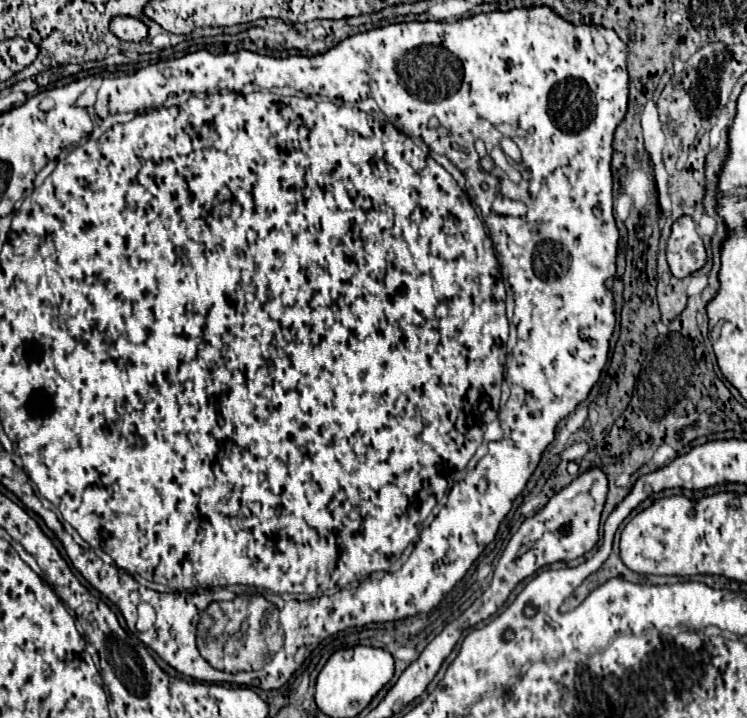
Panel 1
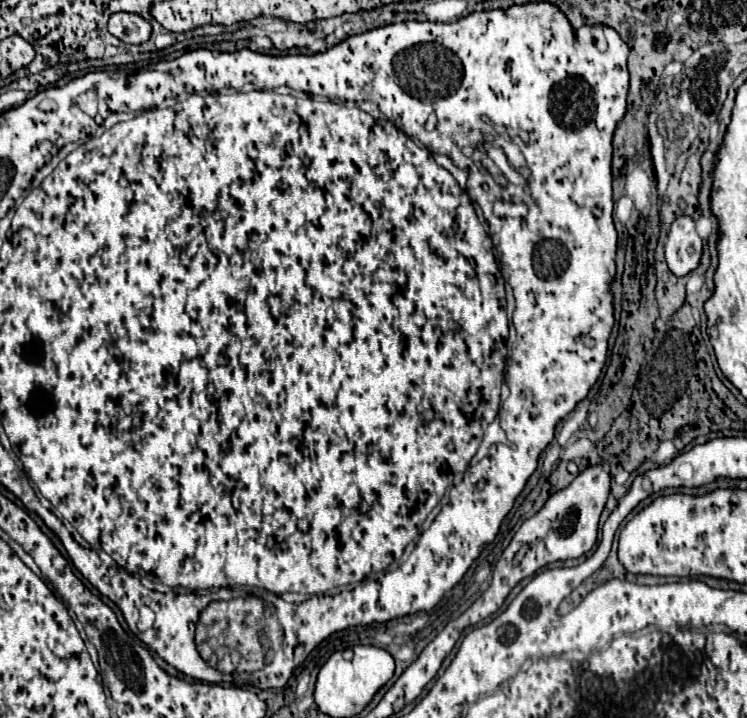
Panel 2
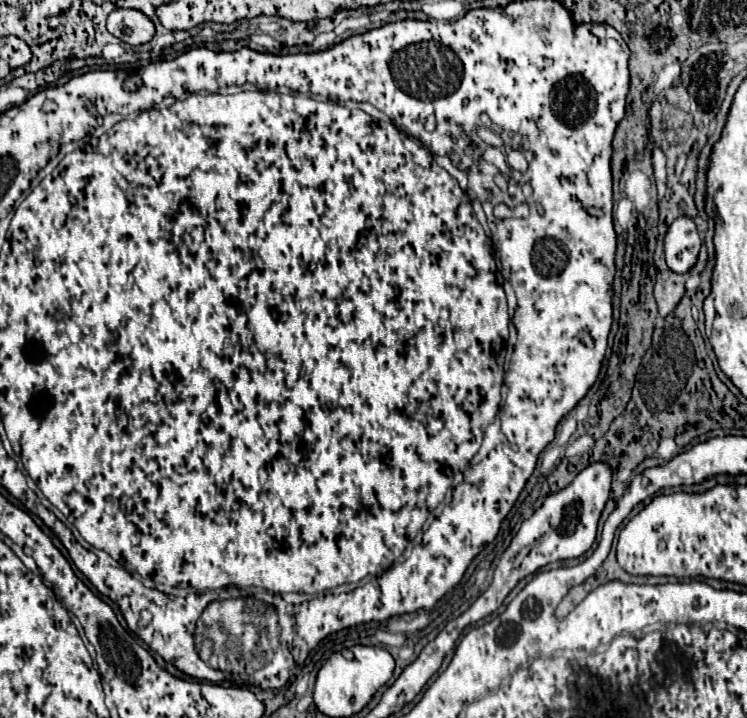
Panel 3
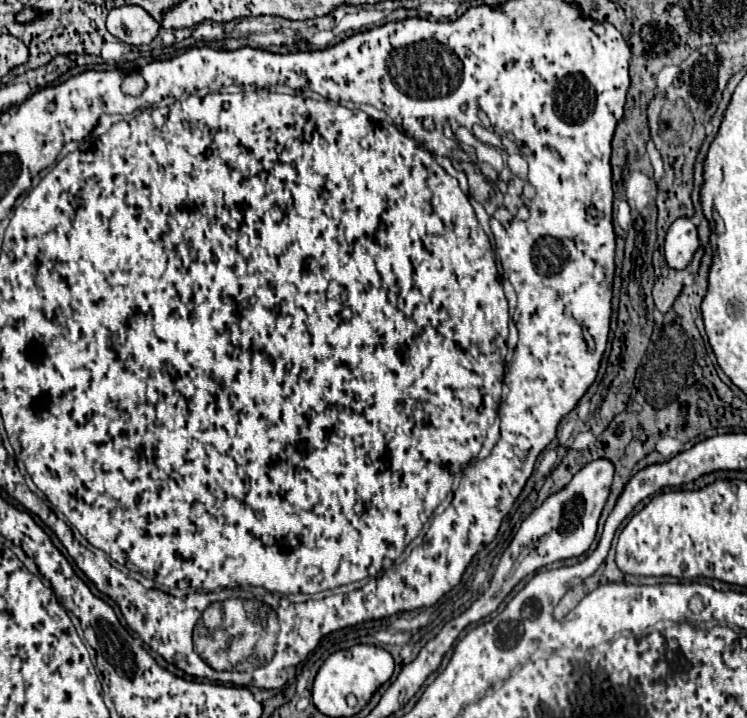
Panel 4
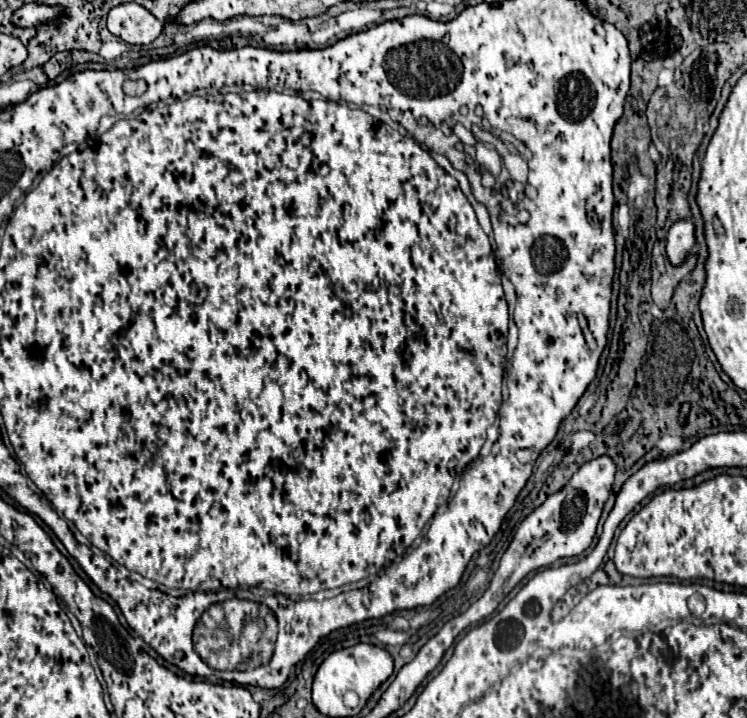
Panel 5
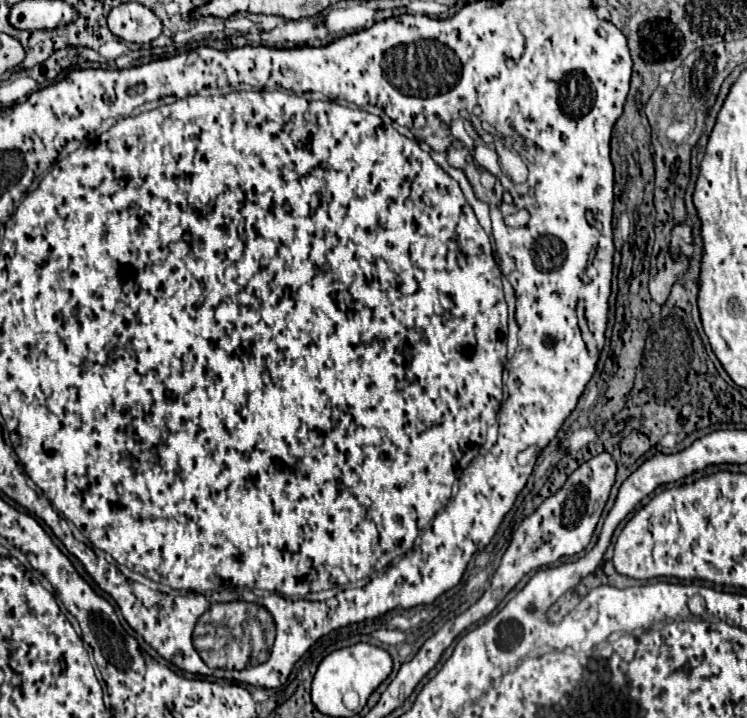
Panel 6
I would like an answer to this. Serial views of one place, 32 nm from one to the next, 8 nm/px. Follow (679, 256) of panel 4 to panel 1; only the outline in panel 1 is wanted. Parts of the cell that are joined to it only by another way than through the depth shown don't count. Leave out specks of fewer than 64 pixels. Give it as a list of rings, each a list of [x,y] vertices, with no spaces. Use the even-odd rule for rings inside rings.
[[[680,216],[672,224],[672,234],[666,244],[666,260],[676,278],[690,276],[706,262],[704,242],[696,232],[696,224],[690,216]]]

